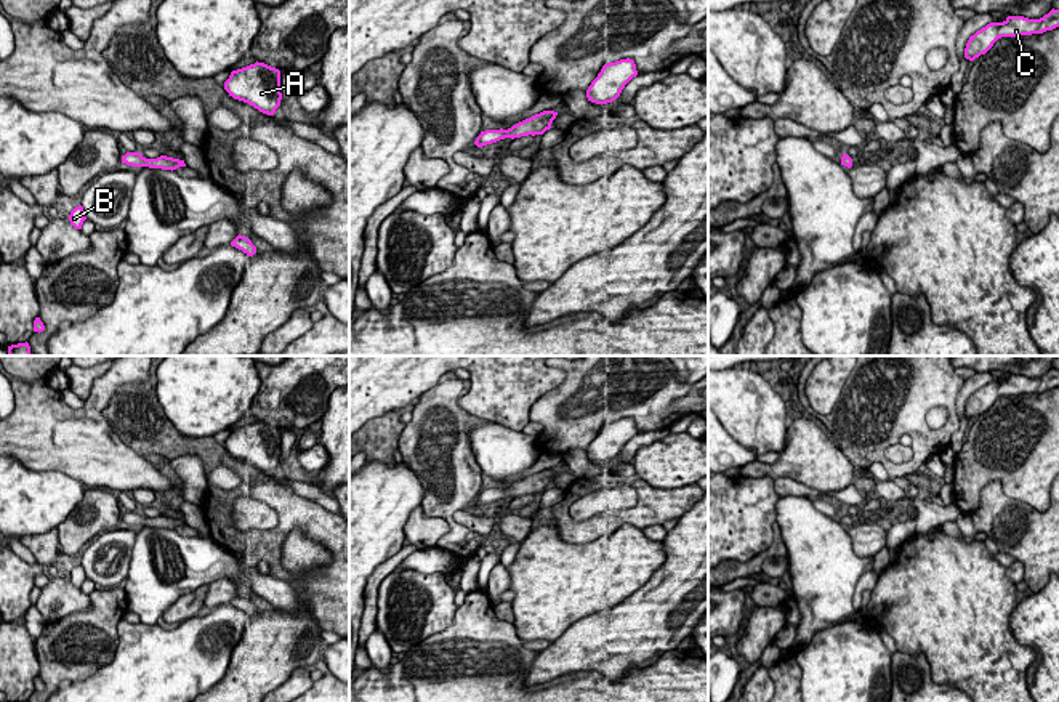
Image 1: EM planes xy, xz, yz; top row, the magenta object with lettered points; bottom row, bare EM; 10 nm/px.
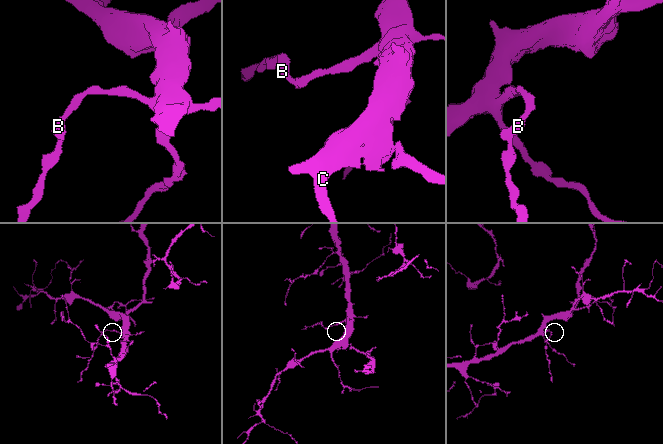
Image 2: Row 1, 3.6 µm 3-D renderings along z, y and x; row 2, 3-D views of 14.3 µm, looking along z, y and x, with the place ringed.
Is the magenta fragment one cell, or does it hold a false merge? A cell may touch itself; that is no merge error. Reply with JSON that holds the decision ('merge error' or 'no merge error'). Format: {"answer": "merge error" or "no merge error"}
{"answer": "merge error"}

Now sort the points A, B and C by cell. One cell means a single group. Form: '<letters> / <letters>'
A C / B

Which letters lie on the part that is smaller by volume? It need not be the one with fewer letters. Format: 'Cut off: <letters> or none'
Cut off: B

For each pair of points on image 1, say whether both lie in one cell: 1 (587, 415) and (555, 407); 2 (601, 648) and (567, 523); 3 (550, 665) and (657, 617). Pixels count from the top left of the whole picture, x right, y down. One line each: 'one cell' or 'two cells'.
1: one cell
2: two cells
3: one cell

